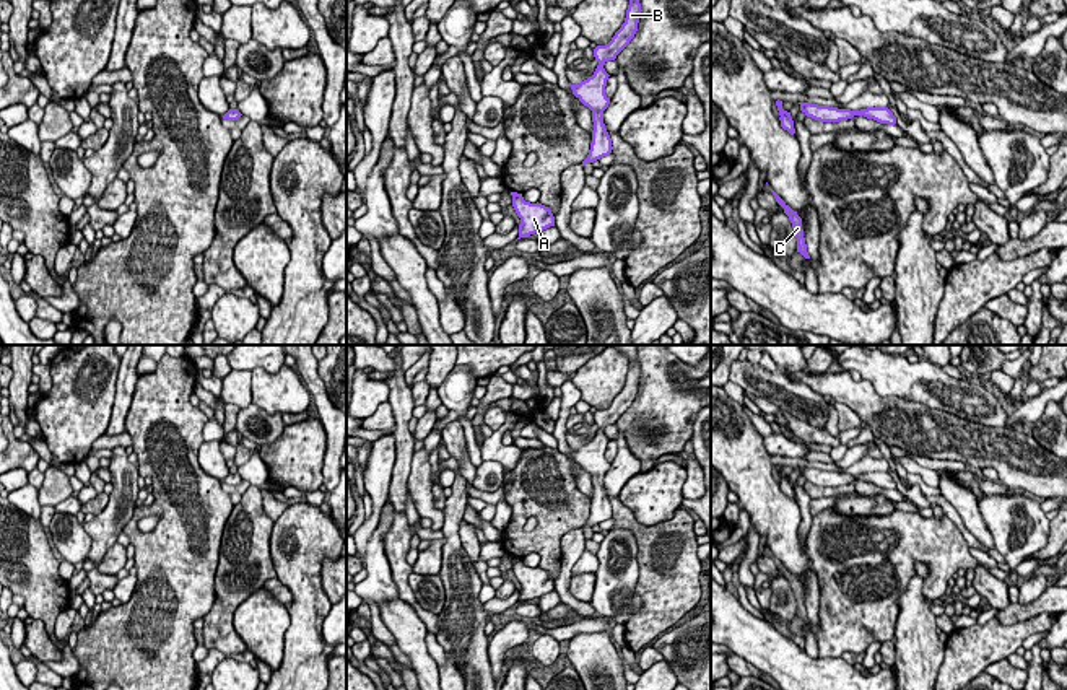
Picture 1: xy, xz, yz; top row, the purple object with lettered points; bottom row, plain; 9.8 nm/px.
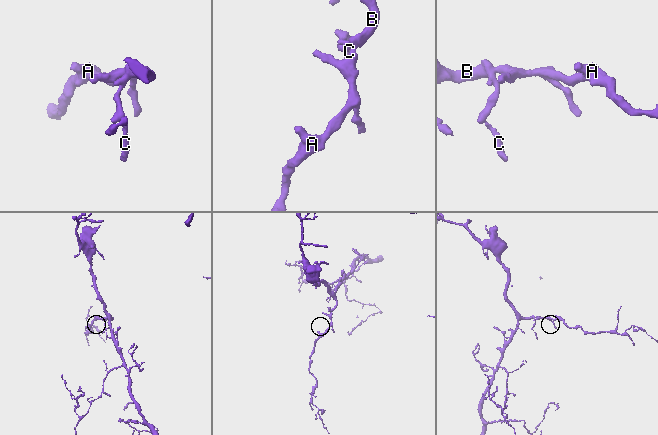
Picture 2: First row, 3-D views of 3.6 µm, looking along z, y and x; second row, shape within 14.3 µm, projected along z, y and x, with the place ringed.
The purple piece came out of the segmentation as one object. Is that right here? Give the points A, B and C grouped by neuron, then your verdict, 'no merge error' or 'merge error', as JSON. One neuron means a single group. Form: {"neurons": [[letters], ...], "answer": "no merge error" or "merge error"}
{"neurons": [["A"], ["B", "C"]], "answer": "merge error"}

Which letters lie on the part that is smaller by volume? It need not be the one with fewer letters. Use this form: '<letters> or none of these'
A

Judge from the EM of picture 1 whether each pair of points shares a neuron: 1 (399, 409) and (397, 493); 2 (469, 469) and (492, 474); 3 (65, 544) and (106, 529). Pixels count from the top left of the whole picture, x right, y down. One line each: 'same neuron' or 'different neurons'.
1: same neuron
2: different neurons
3: different neurons

